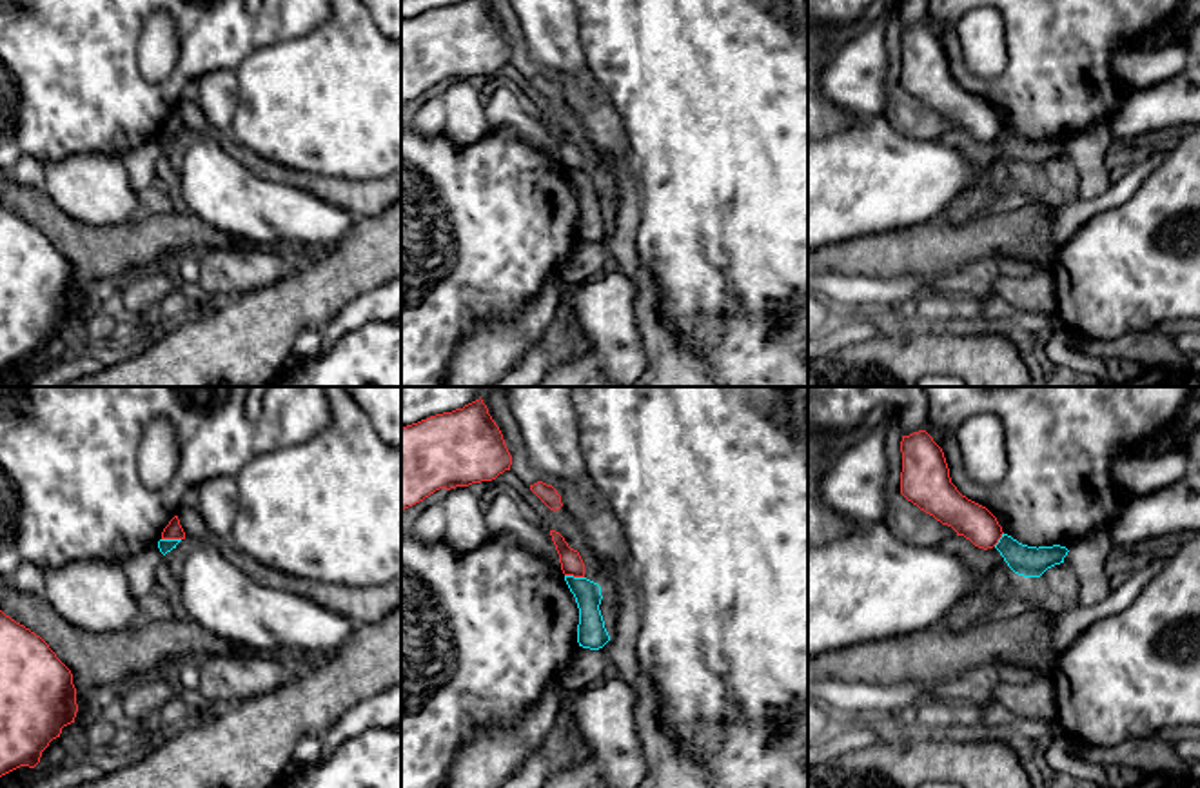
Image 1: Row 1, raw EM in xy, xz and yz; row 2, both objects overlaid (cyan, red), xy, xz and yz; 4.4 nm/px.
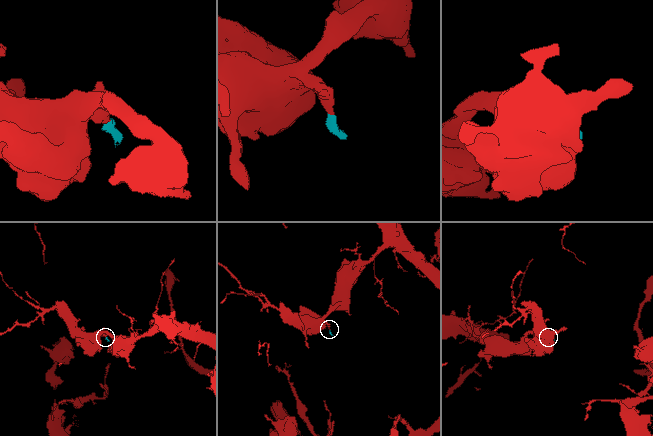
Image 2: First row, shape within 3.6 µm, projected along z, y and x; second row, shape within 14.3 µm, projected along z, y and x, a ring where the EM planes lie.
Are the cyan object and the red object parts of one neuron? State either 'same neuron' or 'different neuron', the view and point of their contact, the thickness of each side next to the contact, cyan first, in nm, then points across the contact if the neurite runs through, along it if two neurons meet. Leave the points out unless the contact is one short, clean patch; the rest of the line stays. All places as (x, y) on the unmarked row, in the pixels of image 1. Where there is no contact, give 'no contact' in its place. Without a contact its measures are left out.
different neuron; contact xy (171, 133); calibres 60 and 80 nm; border xy (162, 131), (180, 133)

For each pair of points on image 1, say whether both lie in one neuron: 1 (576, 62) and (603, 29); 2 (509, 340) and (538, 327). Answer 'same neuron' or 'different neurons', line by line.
1: different neurons
2: same neuron

